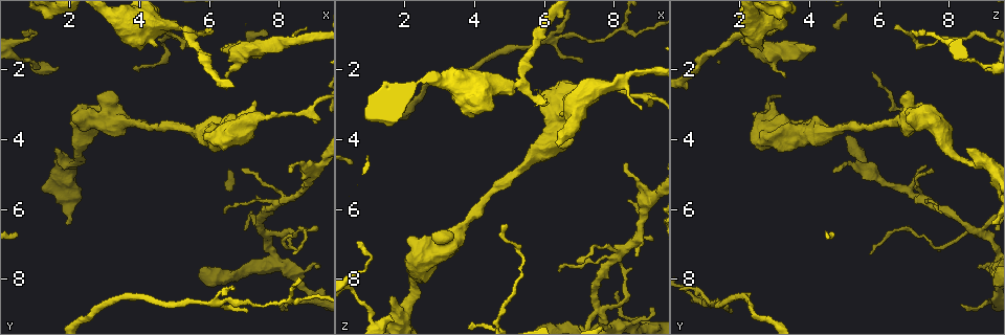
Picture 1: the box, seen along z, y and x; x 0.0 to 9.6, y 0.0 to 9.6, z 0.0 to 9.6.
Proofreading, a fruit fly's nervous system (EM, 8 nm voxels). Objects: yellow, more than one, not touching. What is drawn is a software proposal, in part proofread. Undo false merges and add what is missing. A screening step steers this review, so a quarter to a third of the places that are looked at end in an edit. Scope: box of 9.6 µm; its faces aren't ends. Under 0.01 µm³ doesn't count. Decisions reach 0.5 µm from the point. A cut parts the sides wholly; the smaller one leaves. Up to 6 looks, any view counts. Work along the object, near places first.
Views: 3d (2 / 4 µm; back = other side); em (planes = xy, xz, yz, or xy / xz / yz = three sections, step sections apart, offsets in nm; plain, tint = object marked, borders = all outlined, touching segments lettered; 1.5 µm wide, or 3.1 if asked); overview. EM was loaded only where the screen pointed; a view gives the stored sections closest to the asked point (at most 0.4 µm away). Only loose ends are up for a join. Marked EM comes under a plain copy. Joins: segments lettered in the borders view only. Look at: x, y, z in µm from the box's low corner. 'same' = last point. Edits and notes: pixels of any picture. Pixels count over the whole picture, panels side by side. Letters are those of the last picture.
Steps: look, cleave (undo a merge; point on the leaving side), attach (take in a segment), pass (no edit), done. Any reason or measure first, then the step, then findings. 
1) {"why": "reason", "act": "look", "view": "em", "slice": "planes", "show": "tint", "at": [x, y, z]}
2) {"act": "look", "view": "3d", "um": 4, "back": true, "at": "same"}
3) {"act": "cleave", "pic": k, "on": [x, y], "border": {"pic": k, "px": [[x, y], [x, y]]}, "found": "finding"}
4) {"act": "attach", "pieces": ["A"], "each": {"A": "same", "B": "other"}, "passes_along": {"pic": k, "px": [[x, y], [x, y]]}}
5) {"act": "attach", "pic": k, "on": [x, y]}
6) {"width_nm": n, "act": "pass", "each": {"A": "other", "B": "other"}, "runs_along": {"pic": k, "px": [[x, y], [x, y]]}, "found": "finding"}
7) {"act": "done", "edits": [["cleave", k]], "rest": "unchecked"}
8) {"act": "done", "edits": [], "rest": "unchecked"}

{"why": "sharp bend", "act": "look", "view": "3d", "um": 2, "back": true, "at": [7.65, 6.70, 8.90]}

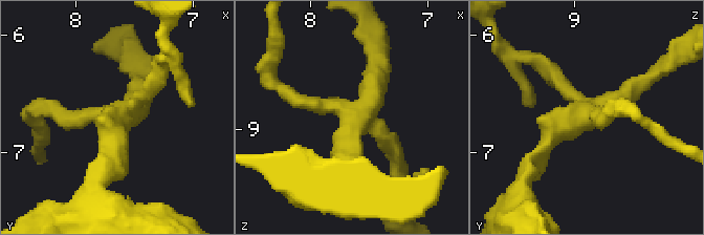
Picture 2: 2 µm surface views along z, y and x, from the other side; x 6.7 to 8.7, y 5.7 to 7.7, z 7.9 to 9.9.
{"arms": 4, "act": "look", "view": "em", "slice": "planes", "show": "tint", "at": [7.60, 6.68, 8.88]}

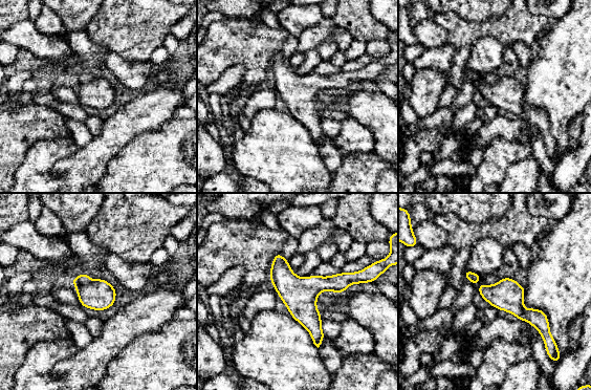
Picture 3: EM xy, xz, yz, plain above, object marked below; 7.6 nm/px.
{"why": "see the neighbours", "act": "look", "view": "em", "slice": "planes", "show": "borders", "at": "same"}

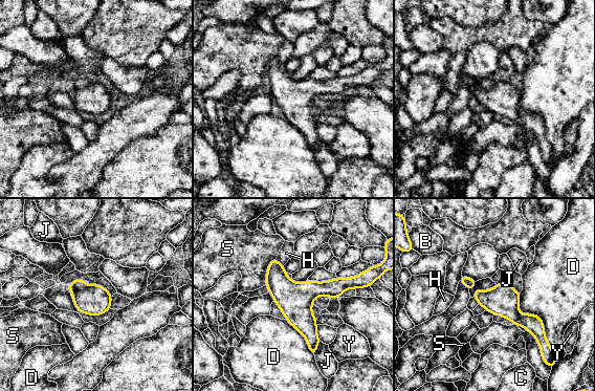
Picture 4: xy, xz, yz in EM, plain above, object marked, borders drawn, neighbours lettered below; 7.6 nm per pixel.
{"longest_contact_nm": ["D", 480], "act": "cleave", "pic": 4, "on": [94, 300], "each": {"B": "other", "C": "other", "D": "other", "H": "other", "J": "other", "S": "other", "Y": "other"}, "border": {"pic": 4, "px": [[85, 286], [70, 290]]}, "found": "a second neuron is stuck on"}

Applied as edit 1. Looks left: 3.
{"why": "tapers out", "act": "look", "view": "em", "slice": "yz", "step": 8, "show": "borders", "at": [0.70, 0.95, 6.90]}

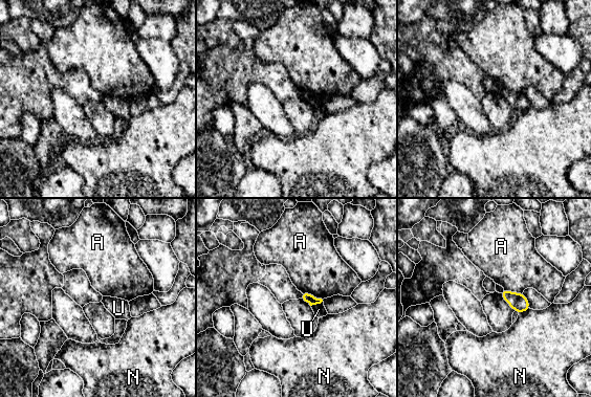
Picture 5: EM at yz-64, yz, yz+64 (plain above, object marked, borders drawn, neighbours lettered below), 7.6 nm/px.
{"act": "look", "view": "em", "slice": "planes", "show": "borders", "at": "same"}

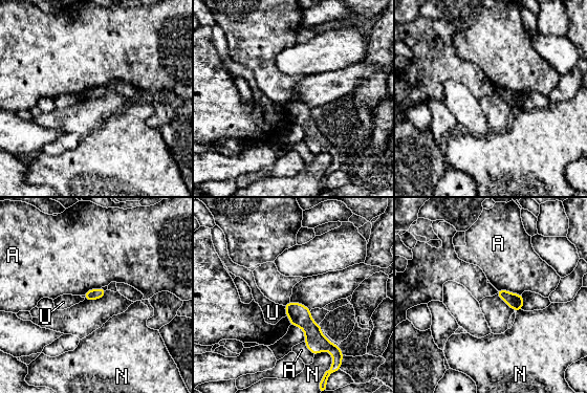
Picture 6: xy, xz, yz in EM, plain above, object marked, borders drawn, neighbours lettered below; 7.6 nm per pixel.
{"act": "pass", "each": {"A": "other", "N": "other", "U": "other"}, "border": {"pic": 6, "px": [[496, 288], [521, 295]]}, "found": "none of them fits"}

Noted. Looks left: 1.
{"act": "done", "edits": [["cleave", 4]], "rest": "unchecked"}

